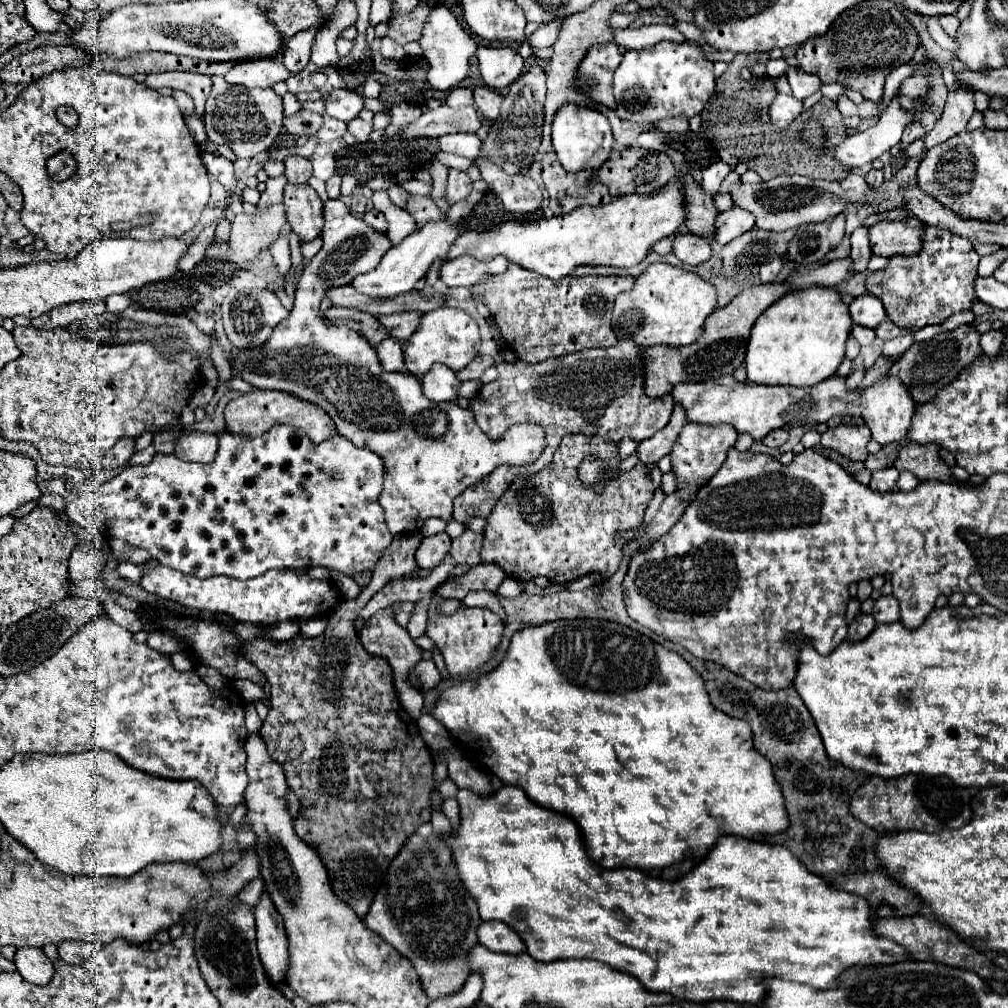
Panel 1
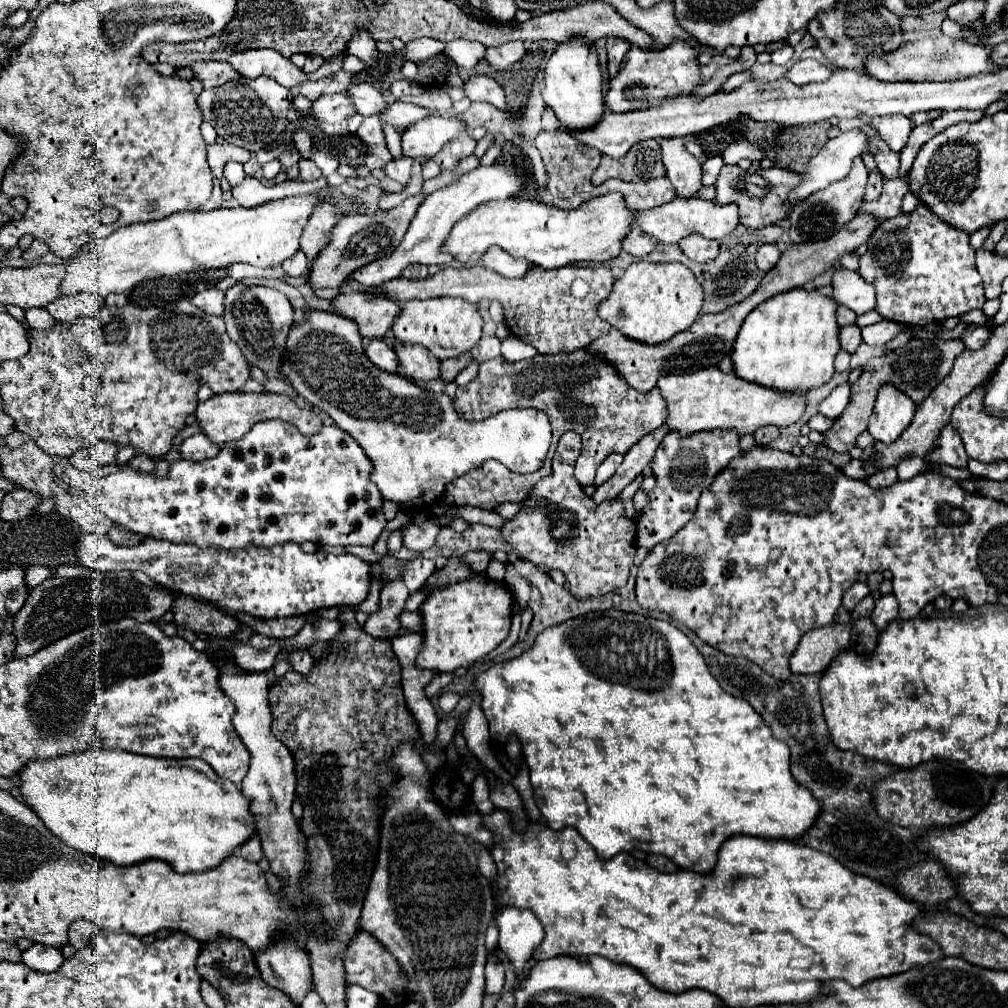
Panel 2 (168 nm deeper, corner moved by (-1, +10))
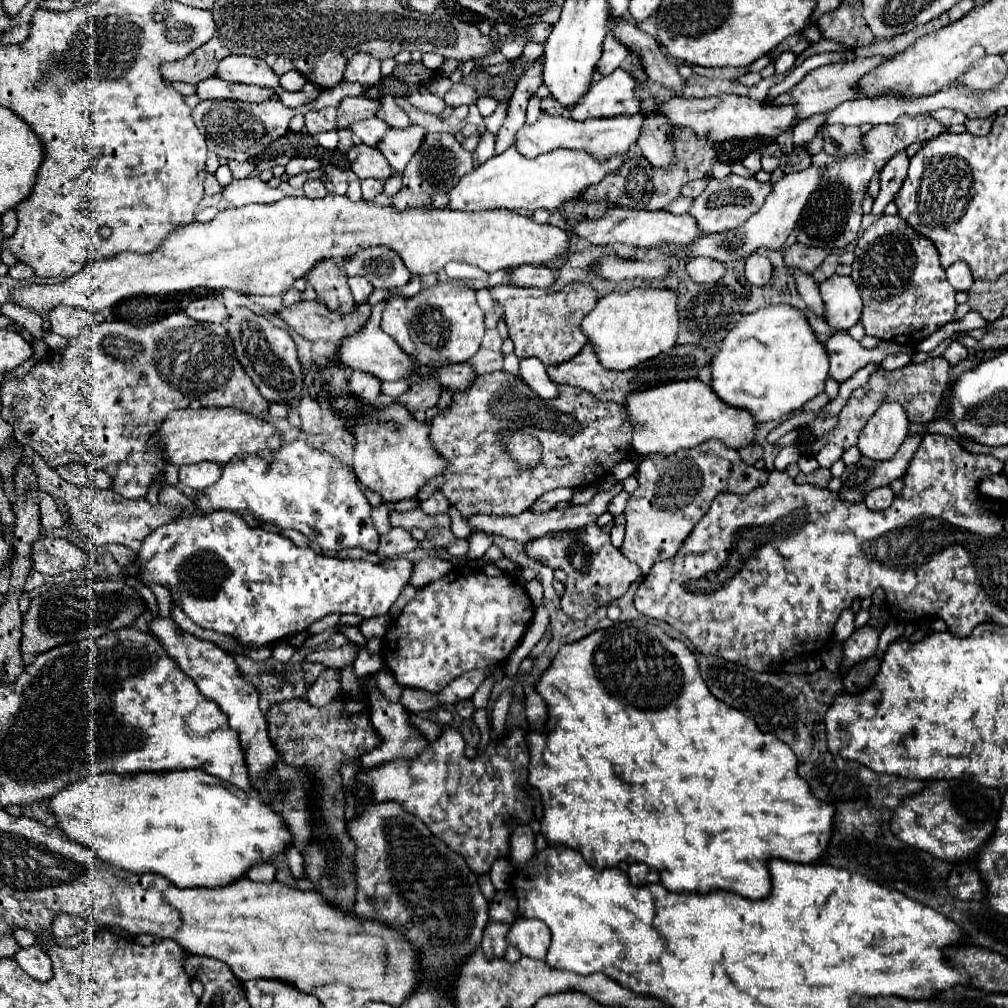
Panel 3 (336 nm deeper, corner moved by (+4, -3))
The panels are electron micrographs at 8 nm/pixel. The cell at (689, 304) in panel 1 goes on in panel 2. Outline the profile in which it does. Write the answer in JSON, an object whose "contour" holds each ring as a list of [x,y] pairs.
{"contour":[[[638,261],[614,283],[610,297],[602,301],[598,313],[626,337],[656,345],[670,341],[676,333],[688,329],[700,315],[702,303],[704,289],[700,289],[700,281],[692,277],[692,271],[688,271],[686,265]]]}

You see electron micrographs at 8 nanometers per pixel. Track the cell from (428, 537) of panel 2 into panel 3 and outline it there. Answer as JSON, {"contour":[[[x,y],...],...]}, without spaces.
{"contour":[[[391,528],[387,534],[379,538],[381,540],[379,540],[379,548],[375,554],[379,554],[381,558],[399,558],[419,548],[419,542],[403,528]]]}

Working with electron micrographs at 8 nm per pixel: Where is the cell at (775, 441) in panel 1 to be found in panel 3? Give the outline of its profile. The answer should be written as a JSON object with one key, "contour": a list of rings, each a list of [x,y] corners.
{"contour":[[[755,444],[755,446],[749,446],[749,448],[741,448],[739,454],[741,454],[741,458],[743,458],[747,464],[755,464],[757,460],[763,458],[763,448]]]}

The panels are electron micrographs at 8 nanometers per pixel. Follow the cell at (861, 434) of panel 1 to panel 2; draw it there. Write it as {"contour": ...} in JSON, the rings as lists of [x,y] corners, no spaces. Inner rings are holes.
{"contour":[[[934,337],[932,343],[928,345],[932,349],[928,349],[928,351],[924,349],[926,347],[924,343],[916,343],[916,341],[920,341],[920,339],[912,339],[908,345],[904,345],[900,349],[894,349],[888,357],[876,357],[876,359],[870,359],[864,365],[864,373],[852,385],[850,403],[846,405],[844,413],[834,421],[834,425],[824,433],[826,445],[830,449],[834,449],[838,453],[848,453],[856,447],[858,435],[862,431],[866,431],[866,427],[868,427],[868,417],[872,413],[876,393],[884,383],[896,385],[900,391],[904,391],[908,397],[912,397],[914,403],[922,403],[928,397],[928,393],[950,373],[954,359],[964,351],[964,341],[962,339],[948,339],[946,341],[946,339]],[[928,387],[930,387],[930,391],[928,391]]]}

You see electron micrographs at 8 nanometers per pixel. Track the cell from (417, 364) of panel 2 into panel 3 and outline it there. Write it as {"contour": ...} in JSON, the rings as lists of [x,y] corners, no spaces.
{"contour":[[[383,302],[373,306],[371,310],[371,318],[367,320],[367,324],[363,326],[363,330],[355,332],[353,336],[347,336],[341,344],[339,344],[339,352],[337,352],[337,362],[339,366],[347,368],[349,372],[365,372],[371,374],[379,380],[407,380],[411,376],[411,368],[415,366],[415,362],[411,360],[411,356],[407,356],[393,338],[389,338],[381,328],[381,310],[383,310]]]}

